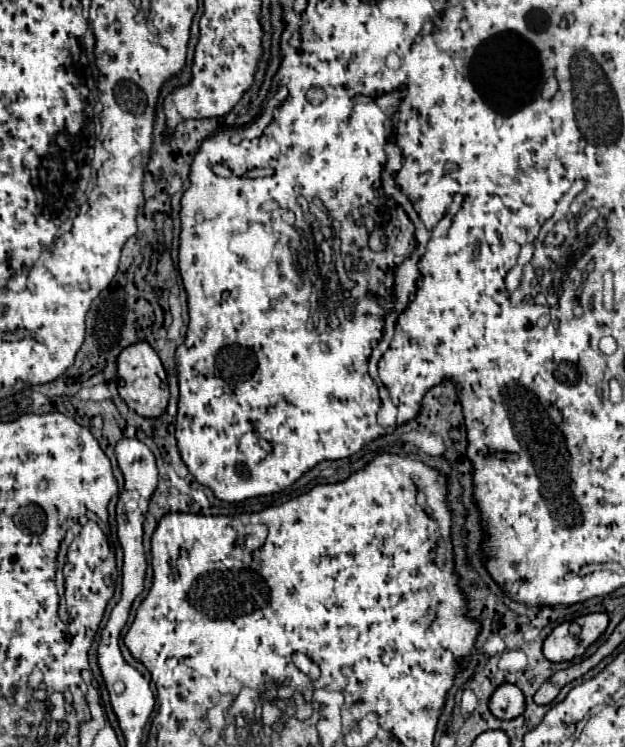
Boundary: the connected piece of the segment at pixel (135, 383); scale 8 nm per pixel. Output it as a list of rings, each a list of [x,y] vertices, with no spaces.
[[[145,341],[133,343],[127,349],[123,349],[117,357],[117,383],[119,383],[119,395],[127,403],[129,409],[133,409],[141,417],[159,417],[169,401],[169,385],[165,369],[153,351],[153,347]]]

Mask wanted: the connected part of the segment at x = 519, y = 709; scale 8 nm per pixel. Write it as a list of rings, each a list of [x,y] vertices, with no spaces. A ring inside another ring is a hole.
[[[503,683],[499,685],[491,699],[489,699],[489,711],[497,719],[515,719],[525,711],[525,697],[517,685]]]

